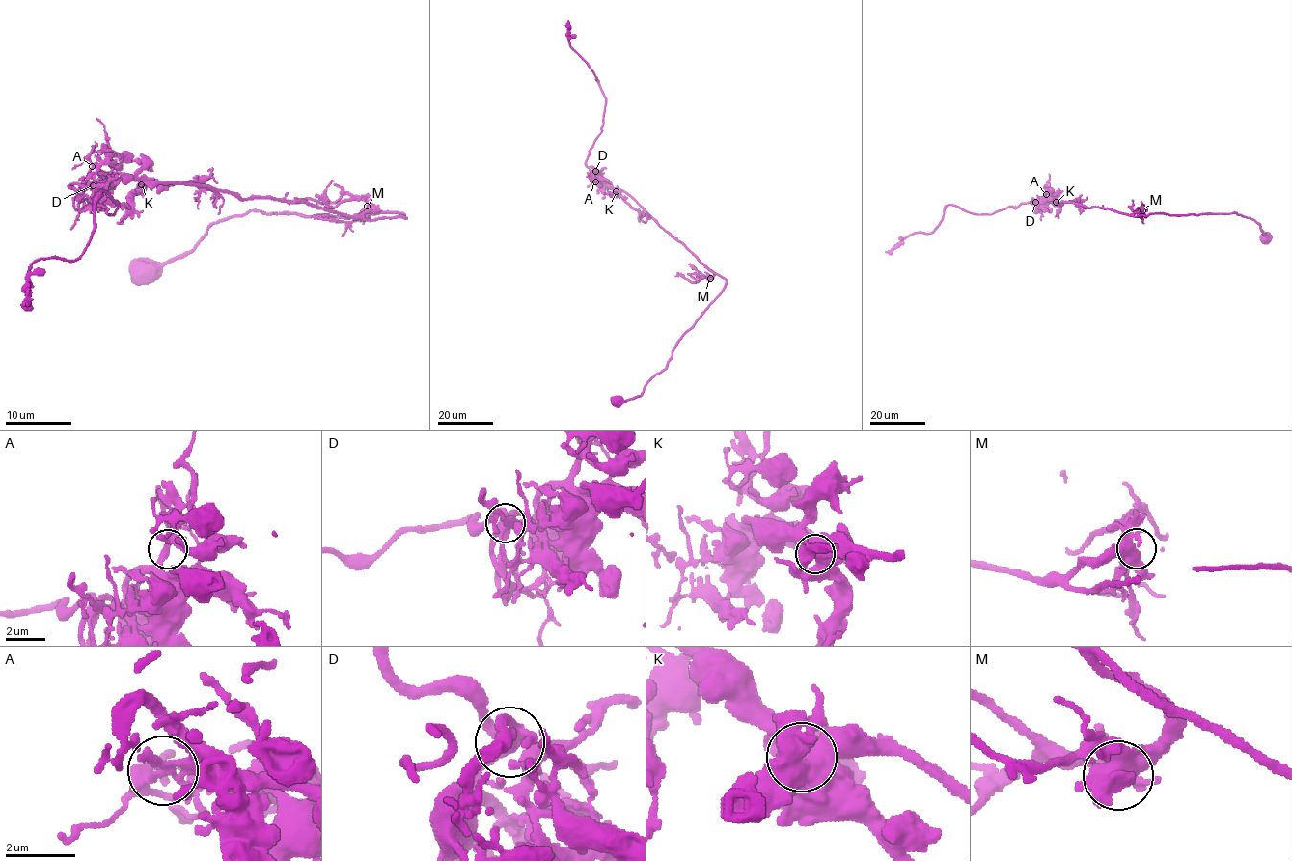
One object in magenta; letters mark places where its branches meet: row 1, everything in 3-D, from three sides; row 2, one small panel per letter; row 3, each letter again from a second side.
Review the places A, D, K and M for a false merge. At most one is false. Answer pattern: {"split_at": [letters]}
{"split_at": []}

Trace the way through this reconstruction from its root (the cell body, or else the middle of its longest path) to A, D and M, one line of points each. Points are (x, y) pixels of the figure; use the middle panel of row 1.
A: (617, 401), (642, 394), (726, 280), (629, 195), (595, 181)
D: (617, 401), (642, 394), (726, 280), (629, 195), (601, 182), (595, 171)
M: (617, 401), (640, 396), (646, 384), (666, 367), (676, 342), (726, 283), (707, 269), (713, 273), (710, 278)

